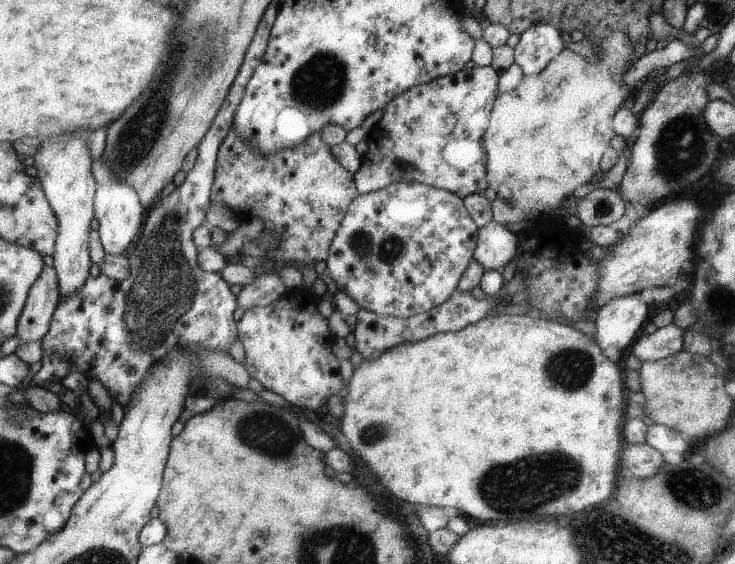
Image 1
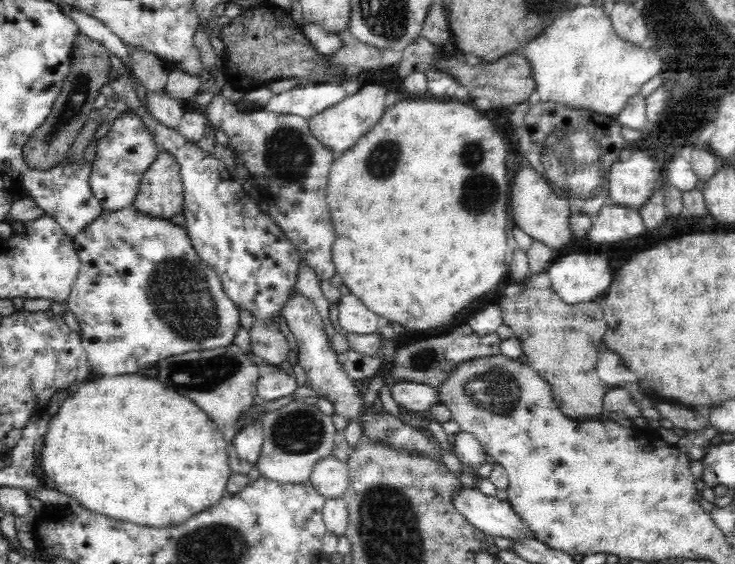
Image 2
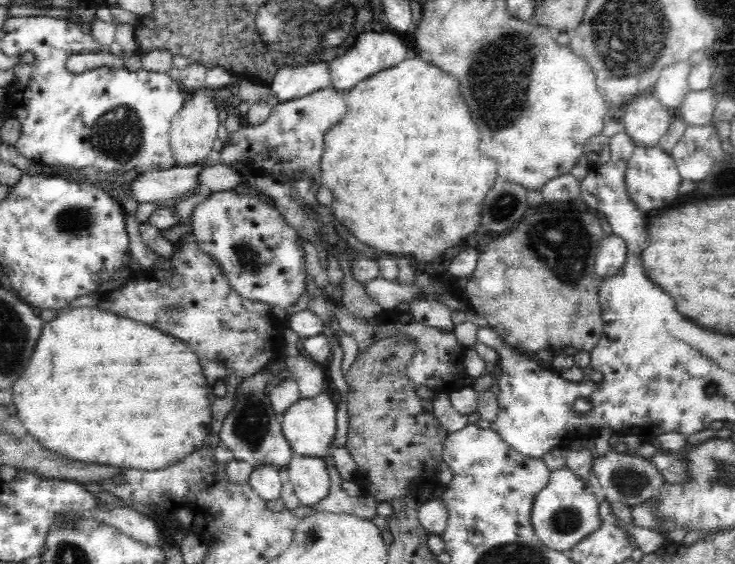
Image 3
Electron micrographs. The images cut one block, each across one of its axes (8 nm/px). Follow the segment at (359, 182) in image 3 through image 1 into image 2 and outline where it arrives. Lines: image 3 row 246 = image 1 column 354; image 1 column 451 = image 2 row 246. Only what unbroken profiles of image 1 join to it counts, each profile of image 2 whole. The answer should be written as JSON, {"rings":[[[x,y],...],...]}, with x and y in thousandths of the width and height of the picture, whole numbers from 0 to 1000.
{"rings":[[[626,179],[541,181],[452,289],[444,358],[457,418],[450,443],[456,484],[522,574],[541,571],[566,592],[601,582],[645,532],[672,514],[691,482],[691,261],[669,213],[653,202]]]}

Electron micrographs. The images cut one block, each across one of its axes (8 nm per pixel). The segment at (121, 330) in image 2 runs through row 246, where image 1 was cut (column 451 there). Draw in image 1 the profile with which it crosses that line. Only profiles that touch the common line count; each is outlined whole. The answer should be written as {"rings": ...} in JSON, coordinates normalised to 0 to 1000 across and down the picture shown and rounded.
{"rings":[[[646,115],[644,121],[630,121],[619,131],[608,131],[565,151],[547,168],[537,170],[537,176],[521,191],[521,206],[495,245],[499,270],[490,280],[490,294],[480,309],[487,344],[509,340],[537,323],[571,324],[619,340],[627,351],[661,337],[661,273],[657,270],[654,250],[663,220],[667,220],[667,197],[675,174],[676,151],[676,124],[667,115]]]}

